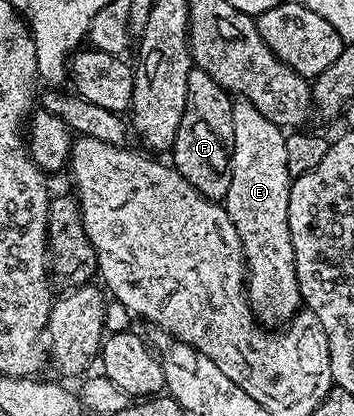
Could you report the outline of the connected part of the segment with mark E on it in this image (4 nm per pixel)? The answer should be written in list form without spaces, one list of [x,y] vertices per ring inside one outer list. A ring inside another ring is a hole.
[[[242,99],[234,100],[233,126],[231,187],[227,187],[223,204],[231,223],[235,223],[247,262],[245,296],[249,299],[250,311],[262,326],[284,327],[303,305],[287,223],[291,178],[287,171],[286,134],[280,126],[261,115],[251,102]]]

